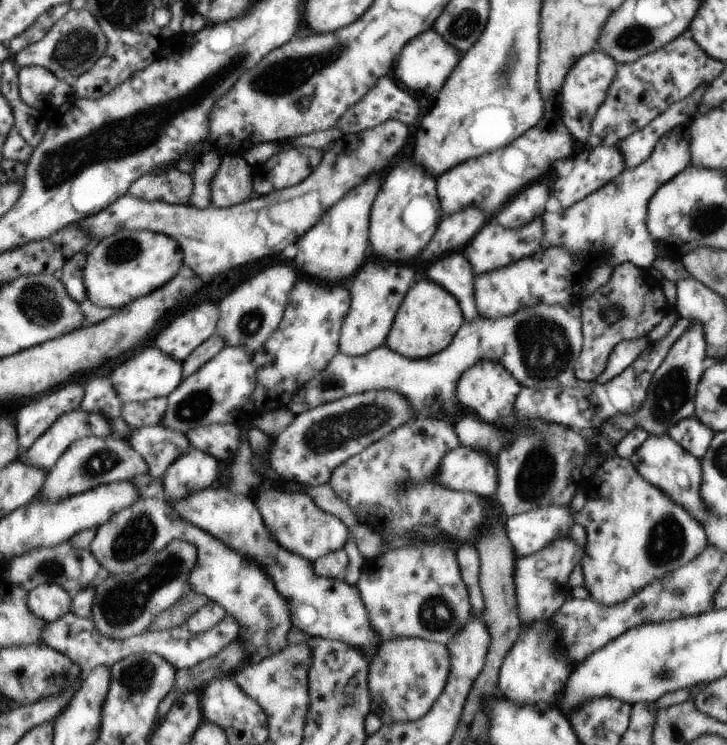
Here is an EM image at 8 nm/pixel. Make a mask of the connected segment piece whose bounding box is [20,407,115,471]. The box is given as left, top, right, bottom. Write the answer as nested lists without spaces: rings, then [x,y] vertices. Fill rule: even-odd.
[[[80,407],[77,410],[71,410],[71,412],[63,414],[59,421],[55,422],[55,425],[51,426],[51,429],[47,430],[47,433],[43,434],[38,442],[35,442],[31,449],[22,451],[20,459],[29,466],[51,471],[58,465],[59,458],[62,458],[63,454],[81,438],[91,436],[103,436],[105,438],[105,436],[115,435],[113,430],[115,430],[115,426],[111,426],[111,418],[107,418],[103,412],[89,412],[89,410]]]

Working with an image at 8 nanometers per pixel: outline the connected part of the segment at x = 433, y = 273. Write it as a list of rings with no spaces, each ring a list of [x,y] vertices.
[[[462,252],[461,254],[439,256],[439,260],[435,258],[435,262],[427,268],[425,274],[427,274],[426,279],[451,290],[451,295],[458,300],[462,316],[467,322],[479,316],[473,302],[474,272],[471,274],[470,262]]]

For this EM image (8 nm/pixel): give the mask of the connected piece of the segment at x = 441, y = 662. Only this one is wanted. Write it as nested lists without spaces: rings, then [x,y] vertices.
[[[393,638],[380,642],[378,653],[371,658],[370,698],[374,713],[382,725],[391,722],[411,722],[431,710],[435,698],[442,694],[449,675],[449,652],[445,645],[419,638]]]

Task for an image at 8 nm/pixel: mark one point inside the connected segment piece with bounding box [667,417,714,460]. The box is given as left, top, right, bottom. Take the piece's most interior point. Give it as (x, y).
(691, 434)

